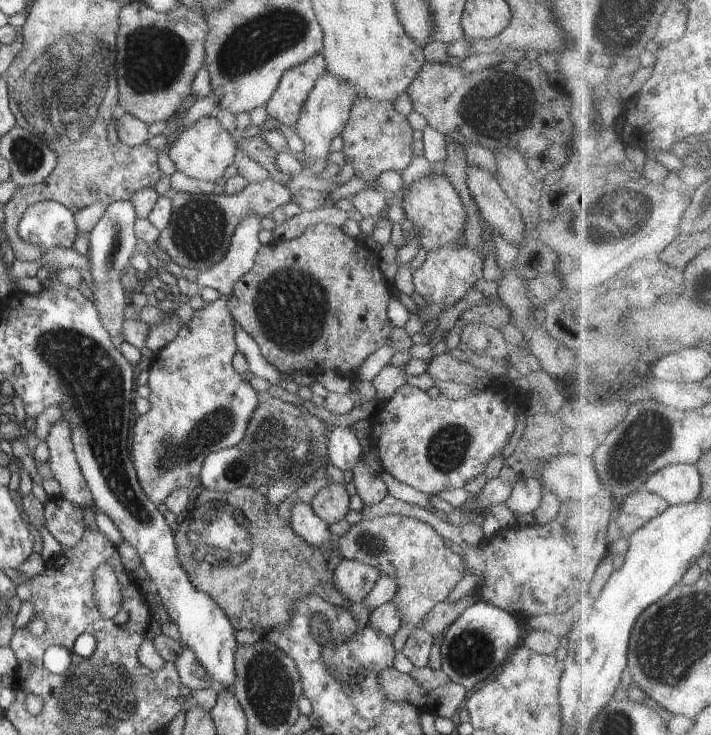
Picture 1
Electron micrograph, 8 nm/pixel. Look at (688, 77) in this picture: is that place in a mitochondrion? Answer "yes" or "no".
no

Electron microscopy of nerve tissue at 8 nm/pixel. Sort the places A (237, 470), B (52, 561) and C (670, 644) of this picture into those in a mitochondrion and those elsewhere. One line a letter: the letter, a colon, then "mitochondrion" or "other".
A: mitochondrion
B: other
C: mitochondrion

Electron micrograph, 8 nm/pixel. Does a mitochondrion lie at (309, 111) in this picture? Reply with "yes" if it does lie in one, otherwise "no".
no

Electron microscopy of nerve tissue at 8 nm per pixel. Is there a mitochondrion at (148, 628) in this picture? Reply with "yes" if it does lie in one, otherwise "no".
no

